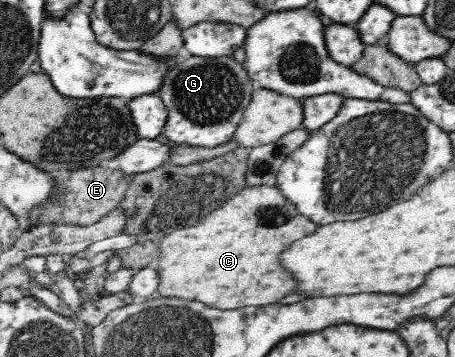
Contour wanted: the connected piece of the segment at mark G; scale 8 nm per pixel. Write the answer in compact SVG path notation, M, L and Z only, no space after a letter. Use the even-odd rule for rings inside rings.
M187 55L183 62L170 70L159 91L168 107L168 122L164 128L166 141L205 147L231 141L255 89L244 64L234 56L206 58Z

